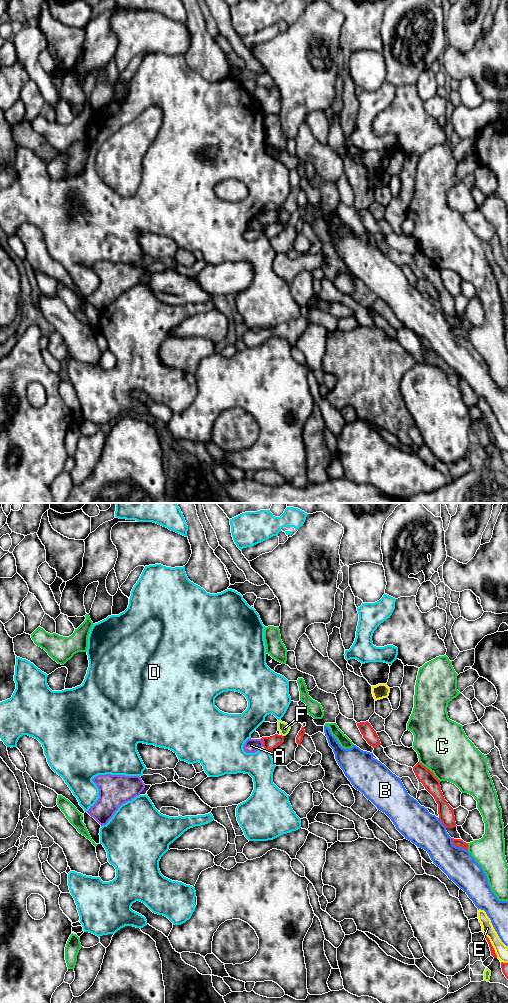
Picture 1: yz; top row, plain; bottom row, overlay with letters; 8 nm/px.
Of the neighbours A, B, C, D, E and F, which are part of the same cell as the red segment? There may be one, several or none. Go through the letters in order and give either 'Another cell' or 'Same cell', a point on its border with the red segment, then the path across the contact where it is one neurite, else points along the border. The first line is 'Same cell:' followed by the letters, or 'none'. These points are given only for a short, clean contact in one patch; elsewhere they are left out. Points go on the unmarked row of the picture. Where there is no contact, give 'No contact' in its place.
Same cell: none
A: Another cell. Touches red at yz (263, 231). Boundary: yz (260, 227), (263, 234)
B: Another cell. Touches red at yz (458, 334)
C: Another cell. Touches red at yz (430, 259)
D: Another cell. Touches red at yz (267, 237)
E: Another cell. Touches red at yz (492, 434)
F: Another cell. Touches red at yz (281, 223)

